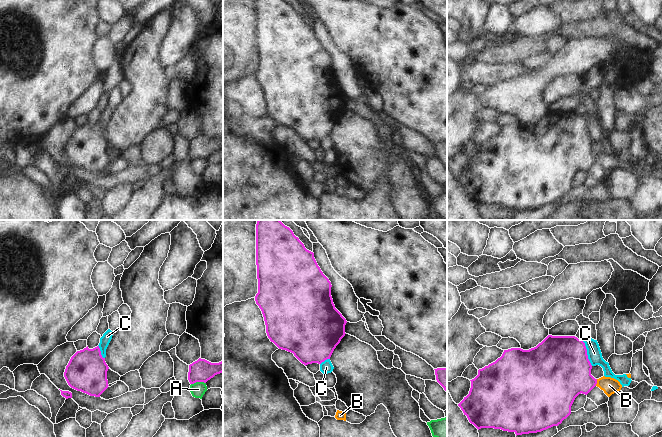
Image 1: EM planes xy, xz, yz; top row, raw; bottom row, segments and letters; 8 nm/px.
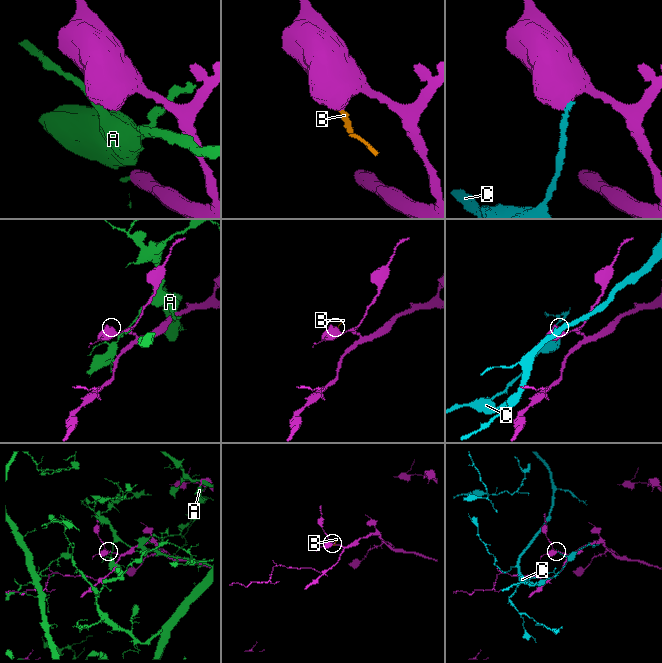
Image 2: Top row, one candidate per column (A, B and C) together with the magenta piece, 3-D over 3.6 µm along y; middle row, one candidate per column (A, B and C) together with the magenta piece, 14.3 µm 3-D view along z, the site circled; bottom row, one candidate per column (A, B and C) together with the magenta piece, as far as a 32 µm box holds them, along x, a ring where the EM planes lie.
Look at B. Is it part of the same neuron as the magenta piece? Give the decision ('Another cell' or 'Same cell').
Same cell

